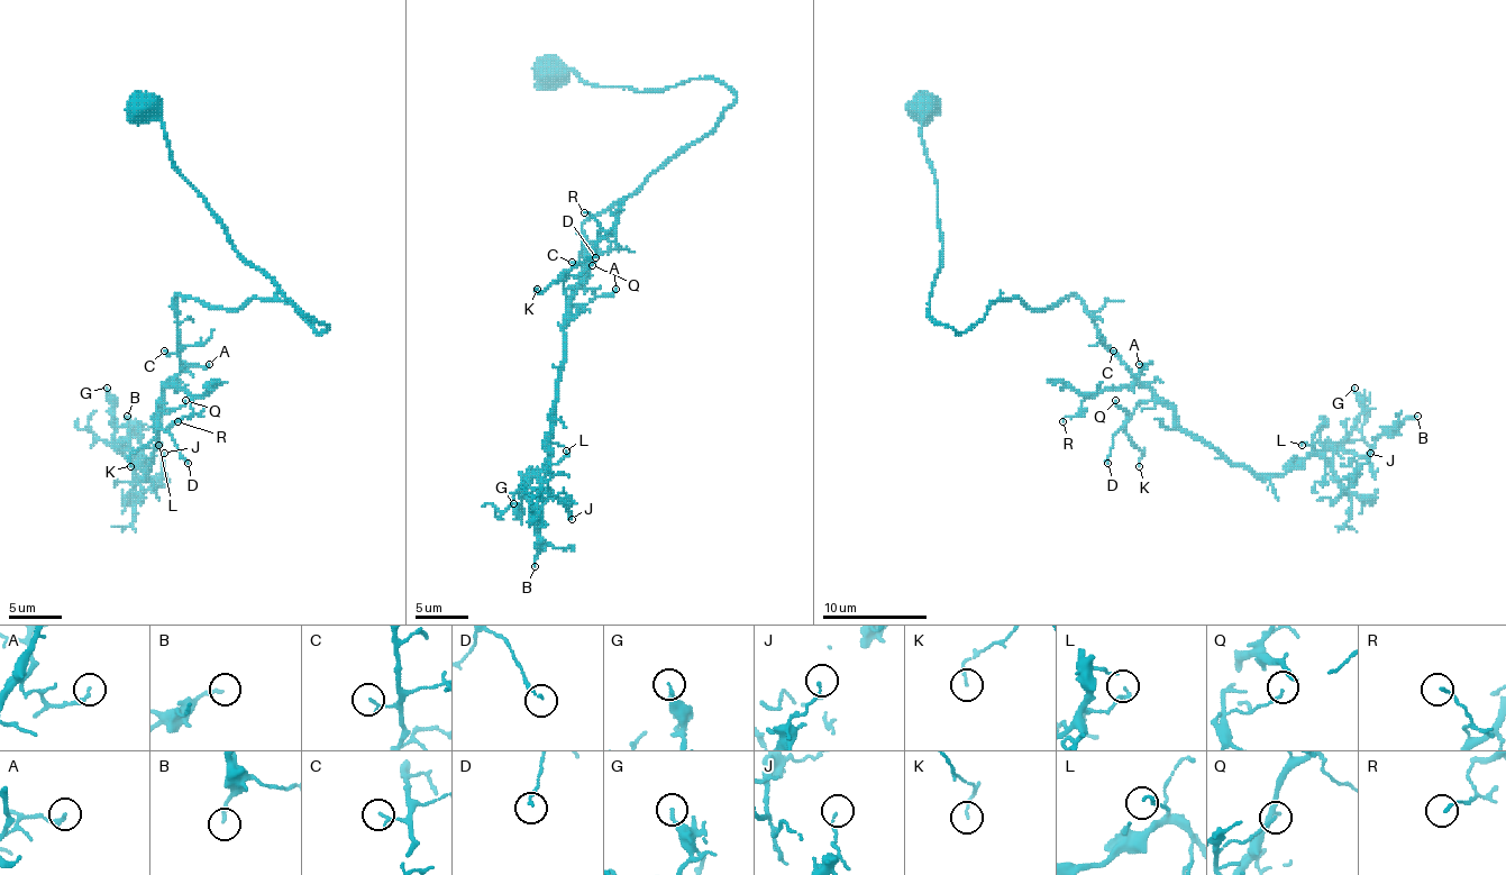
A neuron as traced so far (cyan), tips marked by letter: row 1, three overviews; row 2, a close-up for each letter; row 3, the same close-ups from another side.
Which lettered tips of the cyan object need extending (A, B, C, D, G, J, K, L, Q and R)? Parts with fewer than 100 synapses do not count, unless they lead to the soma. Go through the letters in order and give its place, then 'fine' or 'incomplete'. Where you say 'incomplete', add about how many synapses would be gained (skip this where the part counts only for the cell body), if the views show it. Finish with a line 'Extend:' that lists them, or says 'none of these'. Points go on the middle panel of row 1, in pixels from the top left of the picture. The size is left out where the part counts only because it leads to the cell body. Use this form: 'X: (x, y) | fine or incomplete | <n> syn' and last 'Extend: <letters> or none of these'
A: (615, 289) | fine
B: (535, 566) | fine
C: (572, 262) | fine
D: (595, 257) | fine
G: (513, 503) | fine
J: (572, 519) | fine
K: (537, 289) | fine
L: (566, 450) | fine
Q: (592, 265) | fine
R: (584, 212) | fine
Extend: none of these

